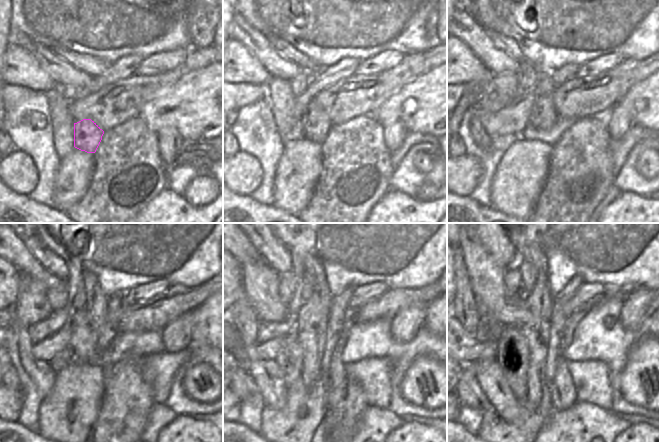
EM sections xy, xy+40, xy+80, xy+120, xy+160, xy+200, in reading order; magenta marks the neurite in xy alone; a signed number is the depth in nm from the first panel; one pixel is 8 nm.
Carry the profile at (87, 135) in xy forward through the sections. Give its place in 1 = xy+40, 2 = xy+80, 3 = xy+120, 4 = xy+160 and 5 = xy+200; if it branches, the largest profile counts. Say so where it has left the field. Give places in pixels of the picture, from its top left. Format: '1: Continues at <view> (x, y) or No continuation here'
1: Continues at xy+40 (316, 125)
2: Continues at xy+80 (543, 115)
3: Continues at xy+120 (96, 303)
4: Continues at xy+160 (319, 302)
5: Continues at xy+200 (540, 301).

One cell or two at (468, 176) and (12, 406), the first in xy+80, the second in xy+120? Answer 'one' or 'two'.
one

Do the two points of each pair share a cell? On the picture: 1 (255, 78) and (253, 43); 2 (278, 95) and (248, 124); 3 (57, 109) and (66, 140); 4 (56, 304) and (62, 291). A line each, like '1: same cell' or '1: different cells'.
1: different cells
2: different cells
3: same cell
4: same cell

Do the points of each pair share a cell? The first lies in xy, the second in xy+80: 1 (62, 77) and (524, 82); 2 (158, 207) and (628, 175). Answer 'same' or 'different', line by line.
1: different
2: different

